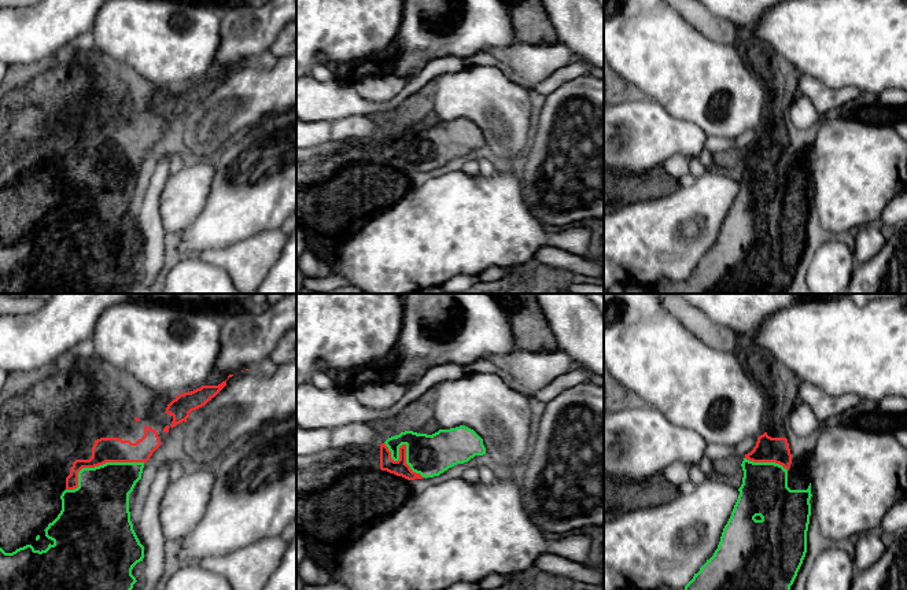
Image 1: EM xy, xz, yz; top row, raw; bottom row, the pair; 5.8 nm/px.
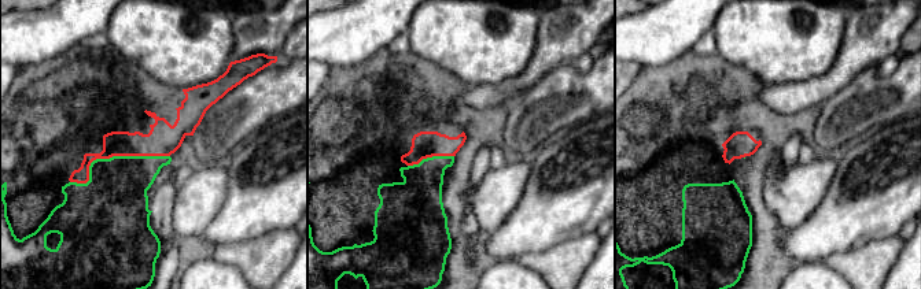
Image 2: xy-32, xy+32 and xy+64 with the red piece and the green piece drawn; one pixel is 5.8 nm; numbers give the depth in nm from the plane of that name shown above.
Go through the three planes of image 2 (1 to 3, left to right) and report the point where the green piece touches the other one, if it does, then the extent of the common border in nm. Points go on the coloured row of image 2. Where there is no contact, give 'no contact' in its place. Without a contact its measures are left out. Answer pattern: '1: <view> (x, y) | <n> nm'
1: xy-32 (113, 155) | 600 nm
2: xy+32 (430, 156) | 280 nm
3: no contact

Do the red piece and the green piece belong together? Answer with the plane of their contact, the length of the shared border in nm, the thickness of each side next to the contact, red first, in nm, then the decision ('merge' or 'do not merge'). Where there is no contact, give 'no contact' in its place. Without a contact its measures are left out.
contact in xy; length 480 nm; calibres 140 and 360 nm; merge

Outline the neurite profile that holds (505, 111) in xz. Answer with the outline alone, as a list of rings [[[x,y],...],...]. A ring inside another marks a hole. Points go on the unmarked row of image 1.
[[[472,66],[435,78],[431,111],[440,122],[465,118],[482,132],[498,163],[519,165],[532,137],[538,103],[535,95],[510,81],[497,66]]]

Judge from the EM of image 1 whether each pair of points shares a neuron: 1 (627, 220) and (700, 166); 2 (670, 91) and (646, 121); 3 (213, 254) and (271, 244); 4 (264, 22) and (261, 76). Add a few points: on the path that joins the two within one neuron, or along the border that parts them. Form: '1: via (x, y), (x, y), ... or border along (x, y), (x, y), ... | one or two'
1: border along (708, 166), (696, 179) | two
2: border along (641, 95), (657, 100), (673, 115), (688, 121) | two
3: via (227, 255), (257, 254) | one
4: border along (249, 61), (261, 62) | two

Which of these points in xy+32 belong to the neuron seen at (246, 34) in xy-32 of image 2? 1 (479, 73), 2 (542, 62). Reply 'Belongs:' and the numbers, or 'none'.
Belongs: 2

